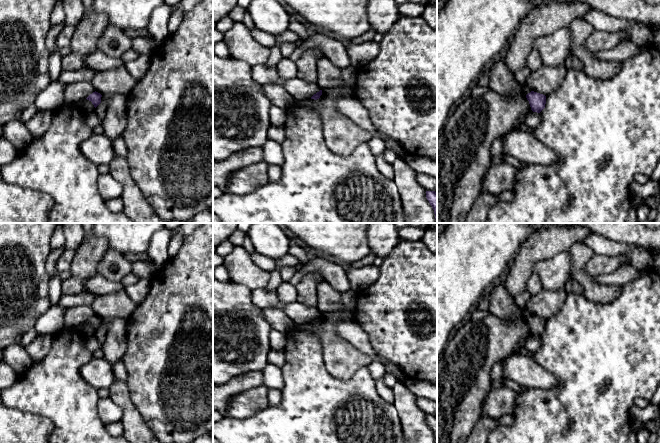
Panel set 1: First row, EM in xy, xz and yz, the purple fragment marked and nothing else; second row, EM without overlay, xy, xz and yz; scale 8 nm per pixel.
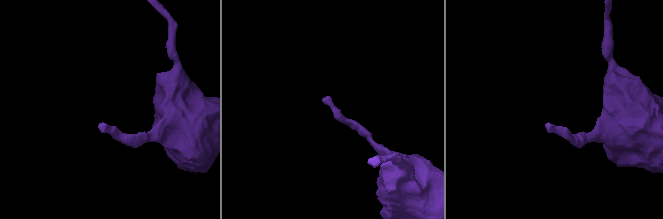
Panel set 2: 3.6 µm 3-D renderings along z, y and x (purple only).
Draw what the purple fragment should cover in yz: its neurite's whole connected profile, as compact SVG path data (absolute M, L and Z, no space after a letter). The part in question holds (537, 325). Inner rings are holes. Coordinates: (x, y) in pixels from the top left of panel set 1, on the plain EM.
M531 315L526 319L527 324L529 325L531 334L533 336L540 337L546 328L546 320L534 315Z

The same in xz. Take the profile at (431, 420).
M426 415L426 422L434 434L435 443L437 443L437 417L435 415Z

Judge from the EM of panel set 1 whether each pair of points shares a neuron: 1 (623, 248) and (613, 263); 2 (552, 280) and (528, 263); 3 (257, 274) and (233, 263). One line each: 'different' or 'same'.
1: different
2: different
3: same

